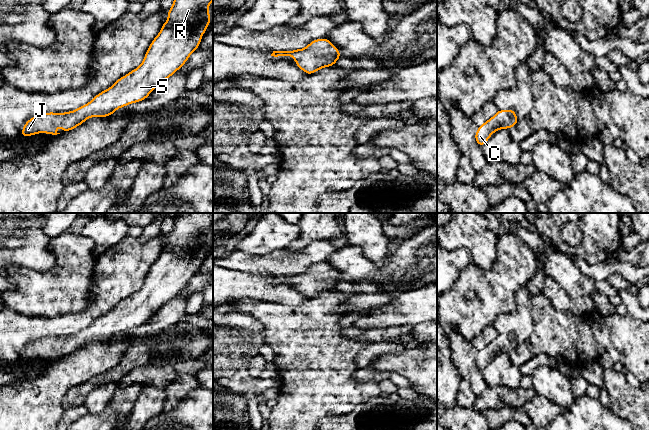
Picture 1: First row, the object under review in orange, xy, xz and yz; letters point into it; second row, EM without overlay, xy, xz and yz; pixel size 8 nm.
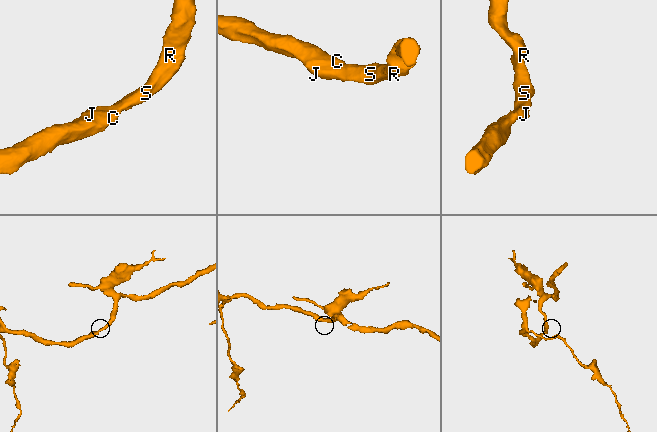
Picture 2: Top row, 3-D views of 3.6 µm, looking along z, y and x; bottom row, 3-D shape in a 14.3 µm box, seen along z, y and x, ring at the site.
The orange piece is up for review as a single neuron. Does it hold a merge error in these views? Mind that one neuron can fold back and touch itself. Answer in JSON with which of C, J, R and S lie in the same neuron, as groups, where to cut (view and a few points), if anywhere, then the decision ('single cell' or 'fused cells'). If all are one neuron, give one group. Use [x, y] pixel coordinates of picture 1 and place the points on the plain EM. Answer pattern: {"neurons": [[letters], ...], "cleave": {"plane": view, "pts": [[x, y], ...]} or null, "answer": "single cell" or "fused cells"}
{"neurons": [["C", "J", "R", "S"]], "cleave": null, "answer": "single cell"}

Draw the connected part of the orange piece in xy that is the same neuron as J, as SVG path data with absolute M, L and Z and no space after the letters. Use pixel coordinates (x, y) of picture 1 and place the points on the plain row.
M184 213L174 220L174 226L168 234L168 243L162 249L160 257L151 266L142 288L119 302L107 314L97 318L89 327L76 334L64 337L43 337L30 342L21 355L21 361L38 357L60 358L56 351L62 350L65 357L80 350L90 341L108 341L118 332L145 324L162 306L179 294L199 271L201 262L210 248L208 231L213 224L213 213Z

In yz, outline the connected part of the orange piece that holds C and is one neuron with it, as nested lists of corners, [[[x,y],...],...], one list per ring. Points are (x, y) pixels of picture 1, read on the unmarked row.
[[[513,333],[498,334],[497,337],[478,351],[475,357],[477,368],[482,371],[488,365],[490,360],[503,352],[510,353],[519,346],[517,339]]]

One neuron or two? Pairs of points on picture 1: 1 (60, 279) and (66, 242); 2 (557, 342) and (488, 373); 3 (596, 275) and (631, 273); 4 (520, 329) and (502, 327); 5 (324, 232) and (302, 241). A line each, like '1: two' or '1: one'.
1: one
2: two
3: one
4: one
5: one

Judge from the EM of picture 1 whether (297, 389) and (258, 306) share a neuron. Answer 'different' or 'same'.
same

